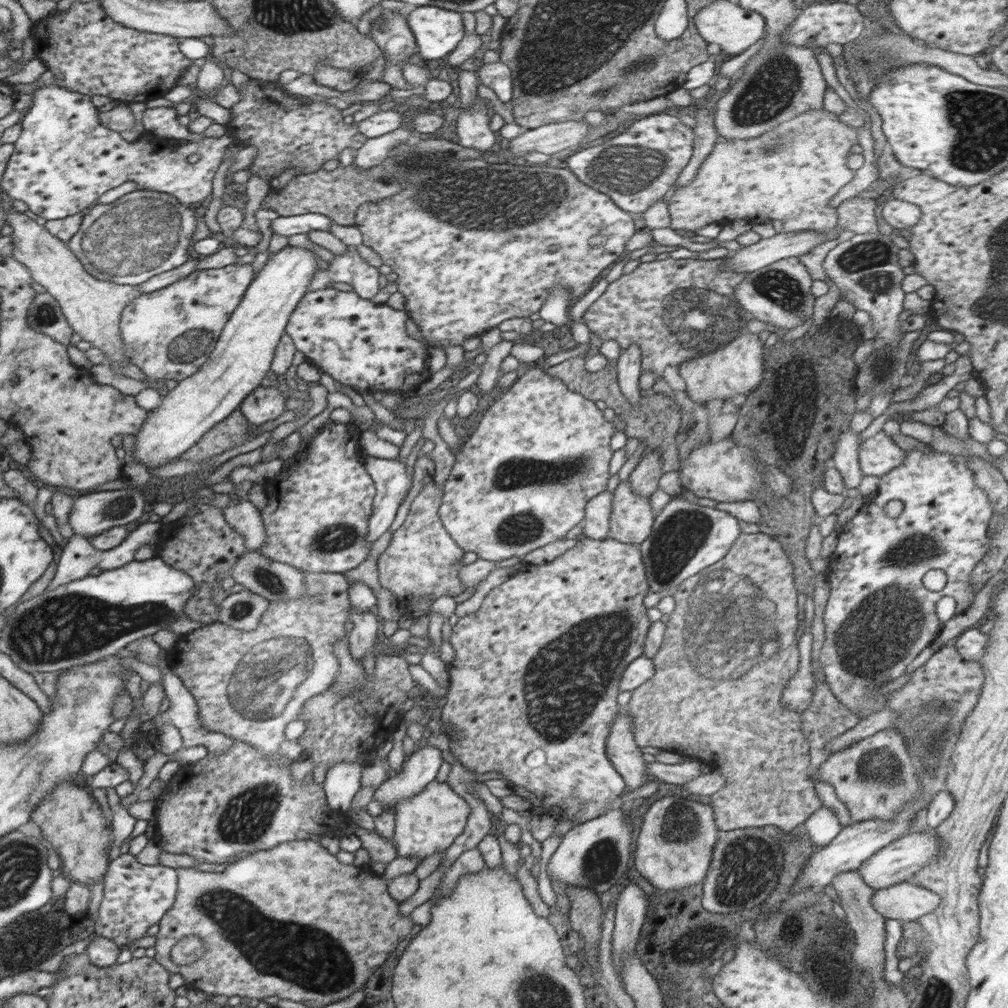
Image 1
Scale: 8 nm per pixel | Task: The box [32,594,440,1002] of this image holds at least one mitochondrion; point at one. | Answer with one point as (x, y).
(306, 956)

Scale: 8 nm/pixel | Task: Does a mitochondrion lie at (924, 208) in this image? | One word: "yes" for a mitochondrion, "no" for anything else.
no

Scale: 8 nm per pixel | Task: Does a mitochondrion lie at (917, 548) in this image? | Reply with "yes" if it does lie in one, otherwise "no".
yes

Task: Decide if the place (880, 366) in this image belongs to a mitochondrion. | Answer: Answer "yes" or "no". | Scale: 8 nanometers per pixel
yes

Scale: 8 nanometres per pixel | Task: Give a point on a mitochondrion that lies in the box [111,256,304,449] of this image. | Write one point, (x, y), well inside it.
(186, 347)

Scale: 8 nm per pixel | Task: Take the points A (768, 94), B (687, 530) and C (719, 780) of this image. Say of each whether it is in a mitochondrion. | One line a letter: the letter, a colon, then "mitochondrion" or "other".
A: mitochondrion
B: mitochondrion
C: other

